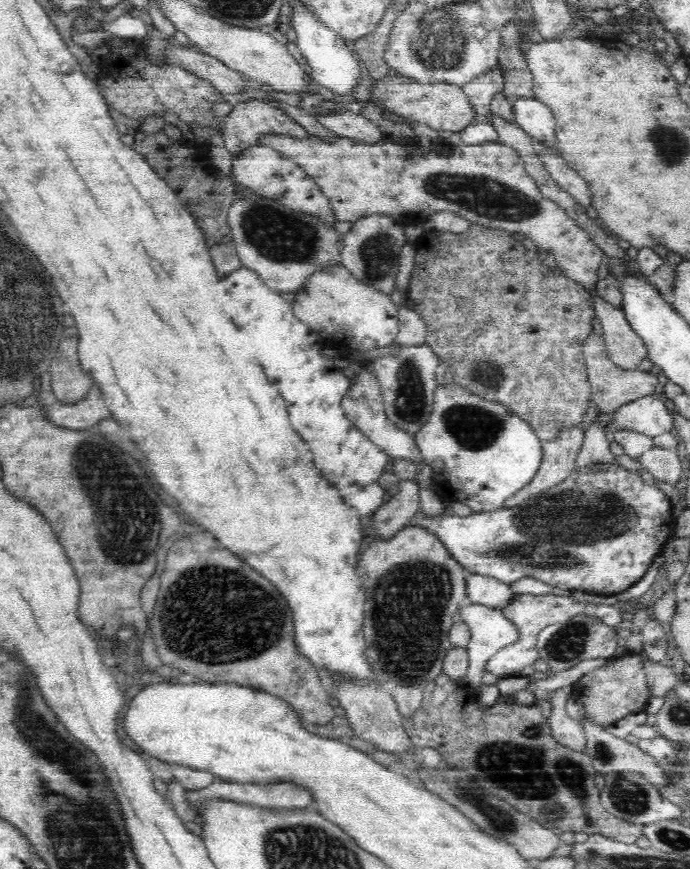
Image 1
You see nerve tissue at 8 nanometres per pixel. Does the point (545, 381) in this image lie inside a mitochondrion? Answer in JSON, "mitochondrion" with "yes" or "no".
{"mitochondrion":"no"}

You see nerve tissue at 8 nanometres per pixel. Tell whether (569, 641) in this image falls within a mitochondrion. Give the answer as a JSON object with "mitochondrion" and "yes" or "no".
{"mitochondrion":"yes"}

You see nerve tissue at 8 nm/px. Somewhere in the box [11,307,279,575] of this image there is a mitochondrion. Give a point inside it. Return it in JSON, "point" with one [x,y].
{"point":[126,514]}

